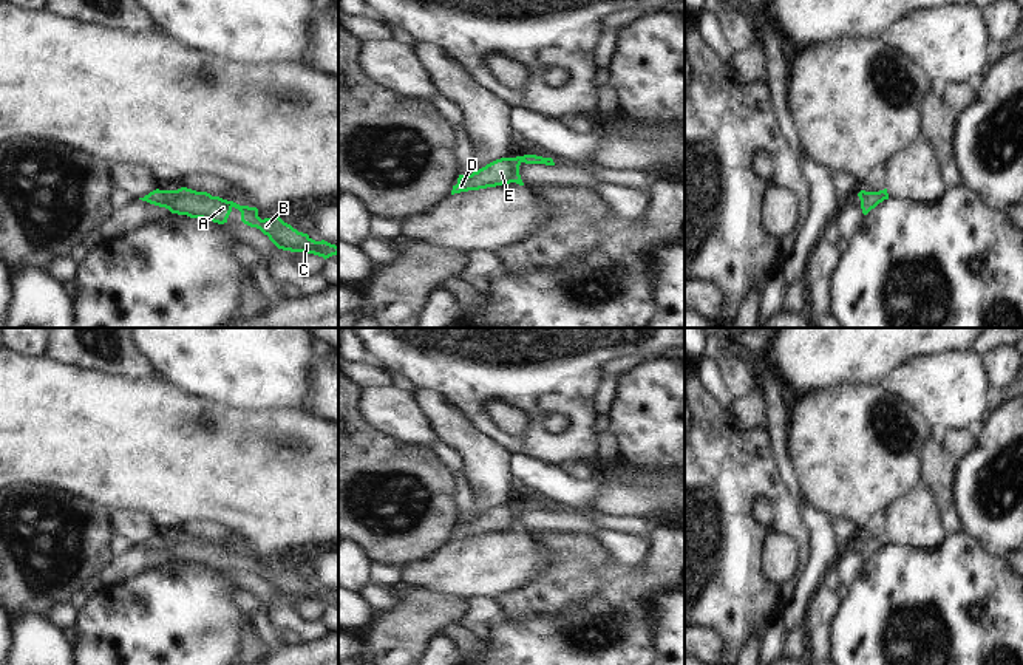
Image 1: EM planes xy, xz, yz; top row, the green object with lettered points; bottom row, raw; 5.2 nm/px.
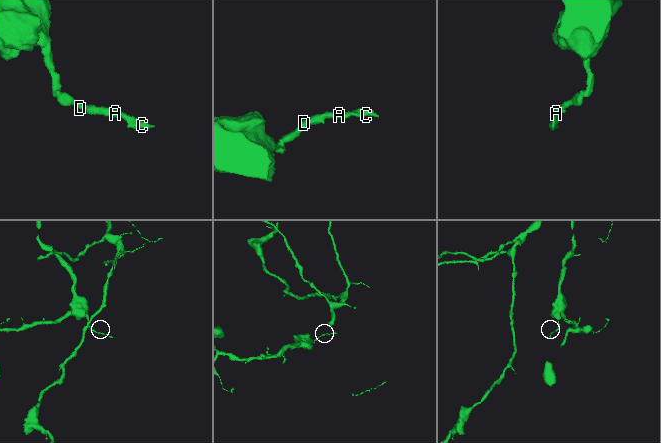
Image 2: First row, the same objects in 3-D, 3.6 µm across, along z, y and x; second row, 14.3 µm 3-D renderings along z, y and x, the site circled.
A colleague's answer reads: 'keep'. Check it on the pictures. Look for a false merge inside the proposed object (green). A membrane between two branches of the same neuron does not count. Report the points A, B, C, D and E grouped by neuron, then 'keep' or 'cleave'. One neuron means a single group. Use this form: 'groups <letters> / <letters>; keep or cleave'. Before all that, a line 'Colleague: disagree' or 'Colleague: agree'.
Colleague: agree
groups A B C D E; keep

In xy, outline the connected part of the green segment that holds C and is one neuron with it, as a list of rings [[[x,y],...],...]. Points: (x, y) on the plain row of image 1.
[[[187,534],[178,537],[156,535],[139,546],[165,554],[172,560],[202,564],[218,571],[227,569],[235,554],[241,558],[241,568],[244,571],[260,575],[278,595],[314,600],[325,606],[338,600],[338,592],[325,586],[312,586],[308,580],[298,578],[291,571],[284,569],[278,561],[261,566],[257,554],[240,552],[233,547],[212,543],[207,538],[196,538]]]

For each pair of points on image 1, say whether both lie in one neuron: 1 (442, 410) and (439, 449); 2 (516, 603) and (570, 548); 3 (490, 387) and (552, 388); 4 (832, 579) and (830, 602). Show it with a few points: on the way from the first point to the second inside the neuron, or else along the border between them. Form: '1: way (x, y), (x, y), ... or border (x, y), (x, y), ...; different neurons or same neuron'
1: border (439, 439), (456, 452), (462, 461), (462, 469); different neurons
2: way (533, 599), (570, 565); same neuron
3: way (506, 387), (536, 387); same neuron
4: border (821, 583), (835, 593); different neurons

